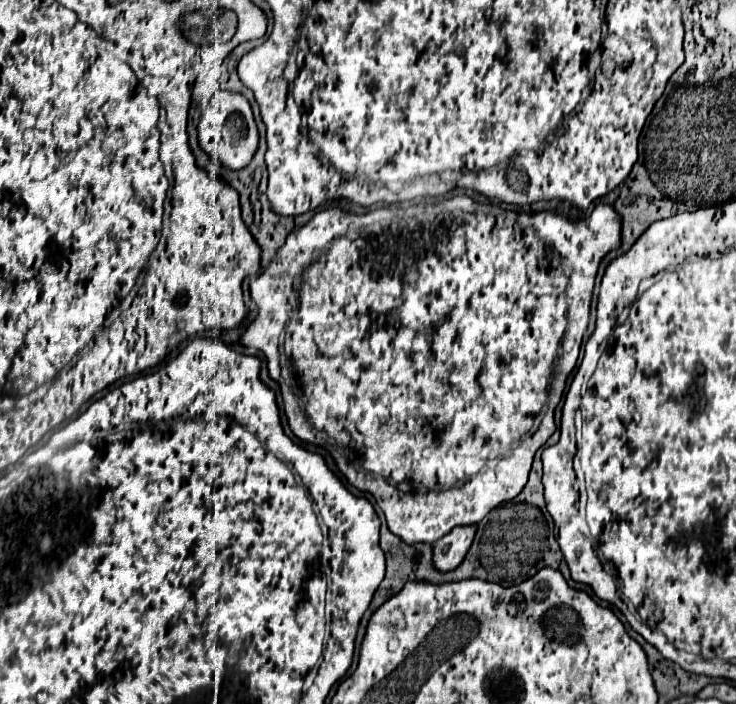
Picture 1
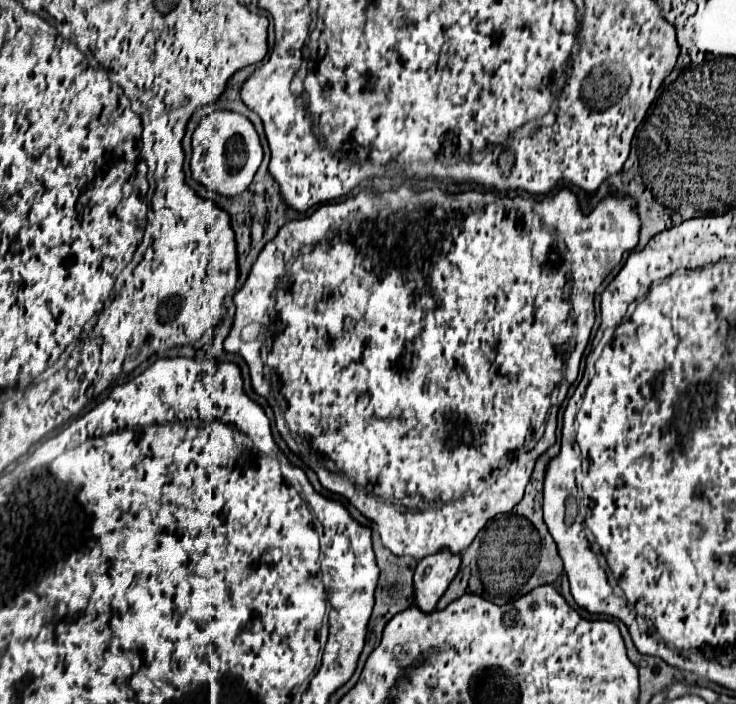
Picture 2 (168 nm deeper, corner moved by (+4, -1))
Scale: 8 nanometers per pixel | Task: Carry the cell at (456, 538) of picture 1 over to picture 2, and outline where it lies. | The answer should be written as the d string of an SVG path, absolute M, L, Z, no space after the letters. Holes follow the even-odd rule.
M449 551L421 559L415 569L415 605L427 613L433 611L439 597L457 575L459 565L461 555L449 555Z

